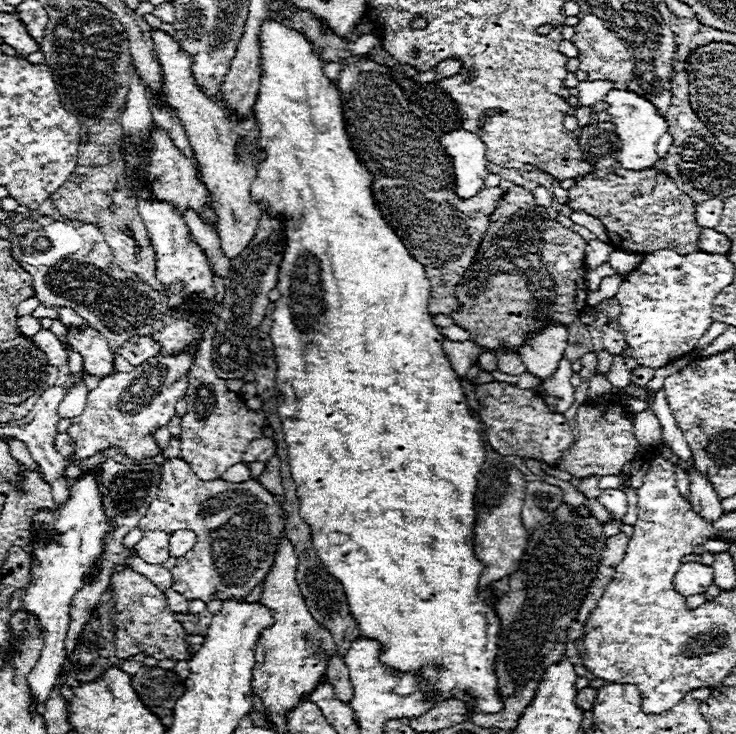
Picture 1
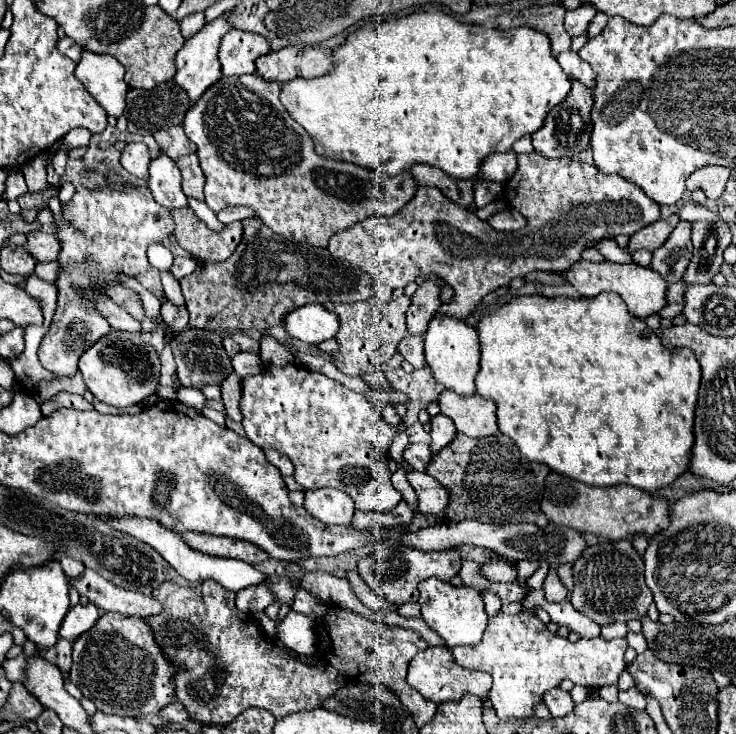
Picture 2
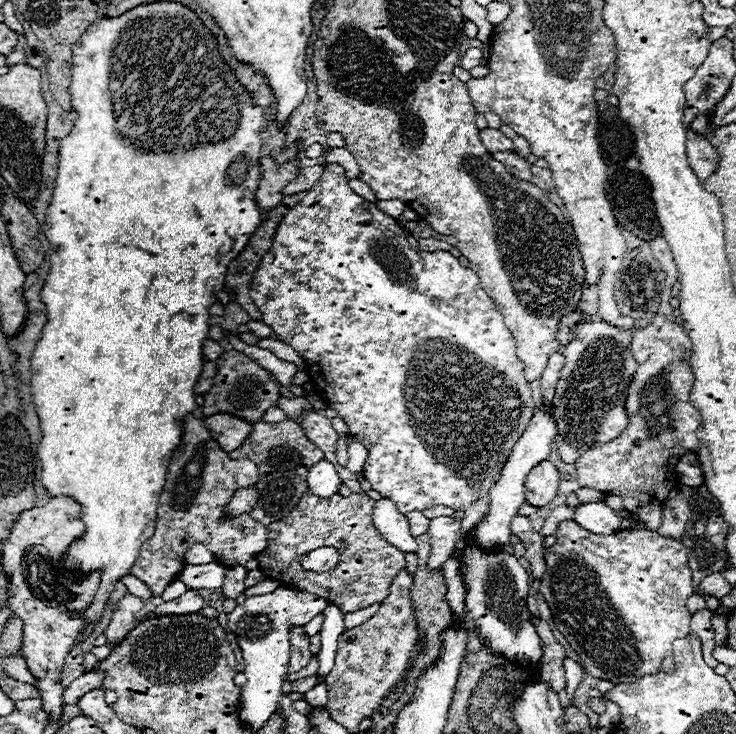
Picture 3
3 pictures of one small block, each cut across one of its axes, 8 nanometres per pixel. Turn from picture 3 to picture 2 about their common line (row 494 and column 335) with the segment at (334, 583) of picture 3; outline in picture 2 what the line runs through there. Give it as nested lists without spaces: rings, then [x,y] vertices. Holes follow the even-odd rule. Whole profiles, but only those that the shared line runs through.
[[[370,296],[352,304],[322,304],[340,318],[340,332],[336,332],[338,350],[332,352],[334,366],[346,376],[362,376],[380,364],[388,362],[396,354],[398,342],[406,336],[406,310],[410,306],[408,296],[400,296],[388,302],[380,302]]]

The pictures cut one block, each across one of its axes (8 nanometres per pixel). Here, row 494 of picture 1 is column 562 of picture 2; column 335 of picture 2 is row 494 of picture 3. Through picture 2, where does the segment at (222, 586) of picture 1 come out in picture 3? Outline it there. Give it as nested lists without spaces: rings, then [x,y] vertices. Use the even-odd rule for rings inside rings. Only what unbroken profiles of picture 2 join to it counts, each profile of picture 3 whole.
[[[242,488],[242,490],[236,490],[236,496],[232,496],[232,500],[228,502],[228,508],[226,512],[228,514],[242,514],[242,512],[250,512],[254,508],[258,500],[258,492],[256,488]]]

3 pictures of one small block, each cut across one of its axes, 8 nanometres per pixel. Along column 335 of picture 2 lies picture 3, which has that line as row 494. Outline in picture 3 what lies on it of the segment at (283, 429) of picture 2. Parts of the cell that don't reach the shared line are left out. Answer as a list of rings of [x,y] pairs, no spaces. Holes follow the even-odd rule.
[[[326,164],[320,180],[310,188],[308,196],[300,200],[294,208],[286,212],[280,226],[276,228],[276,236],[272,240],[272,248],[262,256],[258,270],[252,278],[250,296],[256,308],[262,312],[262,320],[270,326],[276,338],[288,346],[292,346],[306,364],[306,372],[310,374],[310,382],[316,388],[316,394],[338,412],[348,424],[348,434],[368,450],[368,458],[364,462],[364,478],[372,484],[372,490],[380,492],[382,498],[388,498],[396,504],[398,512],[422,512],[432,506],[450,506],[452,510],[462,510],[462,536],[480,522],[480,518],[490,508],[488,490],[500,478],[500,472],[512,452],[512,446],[522,436],[526,426],[534,414],[534,398],[528,380],[524,378],[524,364],[516,356],[516,338],[502,322],[502,314],[498,312],[492,298],[480,286],[480,278],[470,270],[460,266],[458,258],[448,251],[424,252],[420,250],[417,239],[402,232],[394,218],[380,212],[374,202],[362,200],[348,186],[348,178],[344,178],[344,168],[340,164]]]

